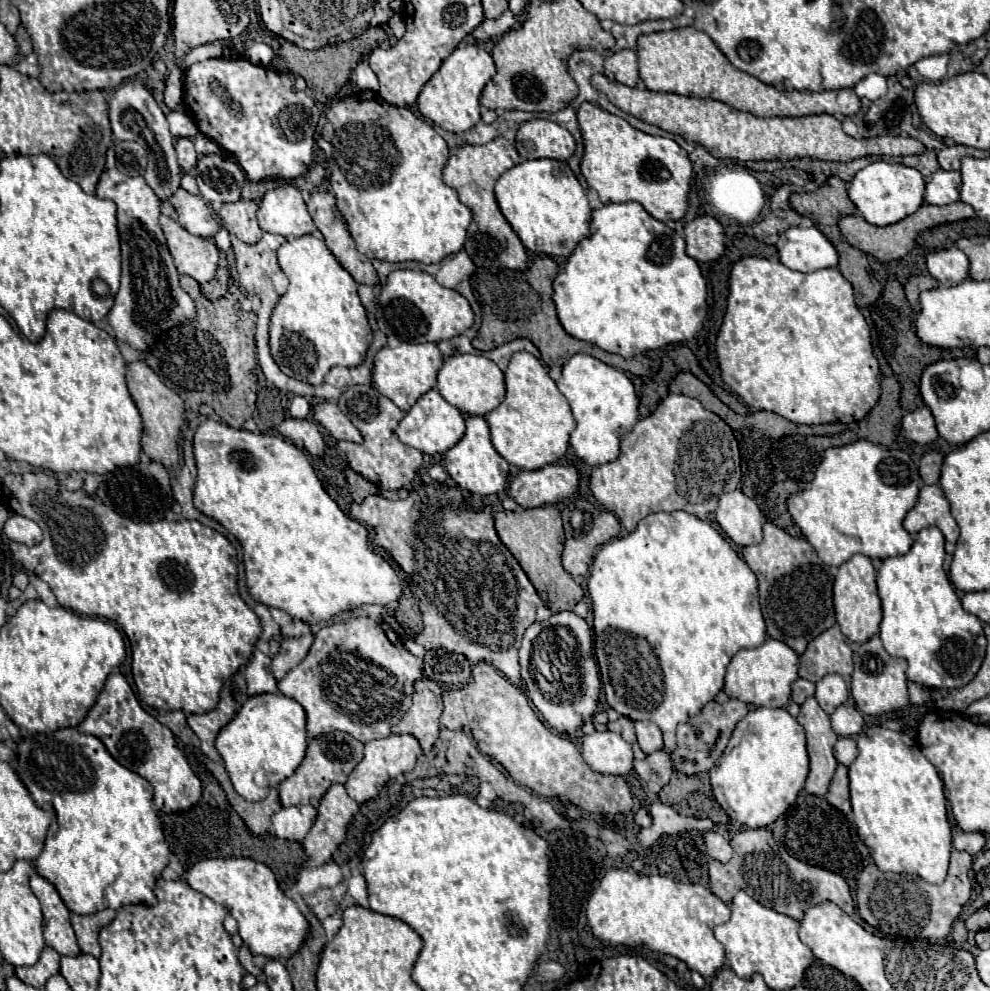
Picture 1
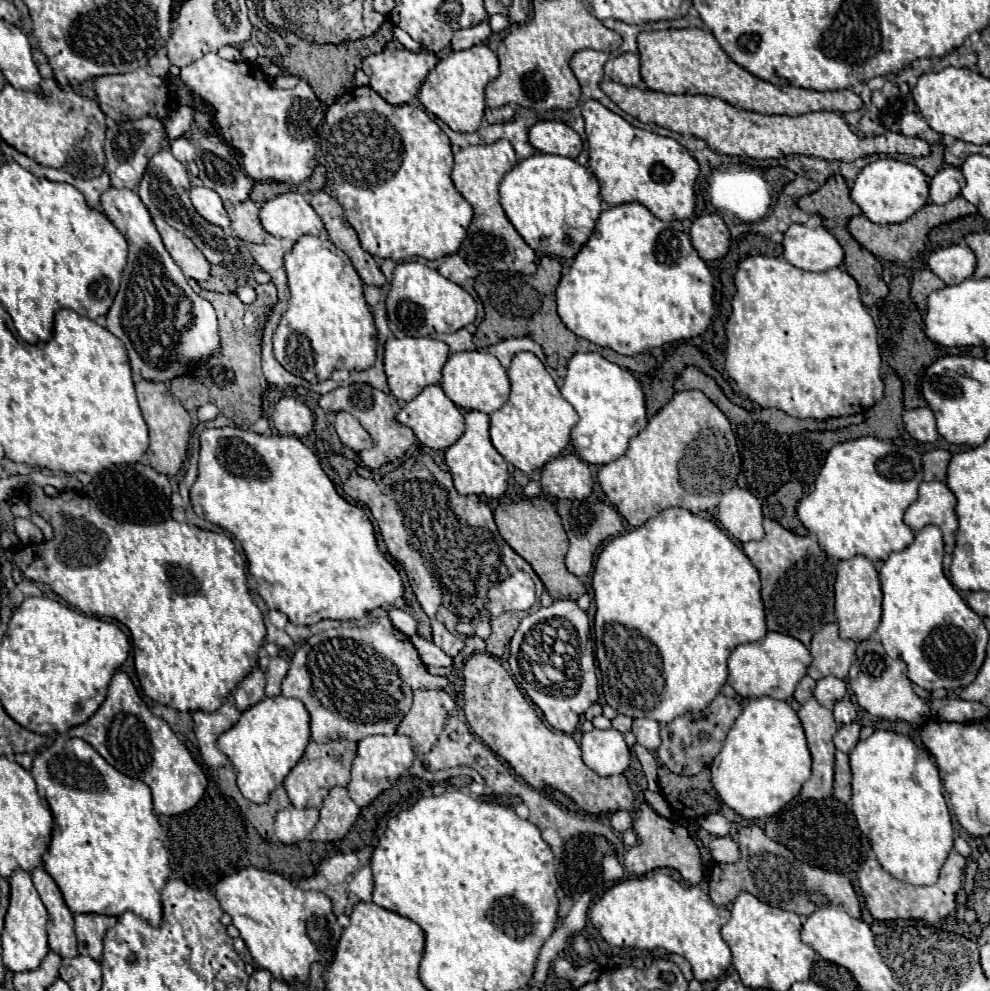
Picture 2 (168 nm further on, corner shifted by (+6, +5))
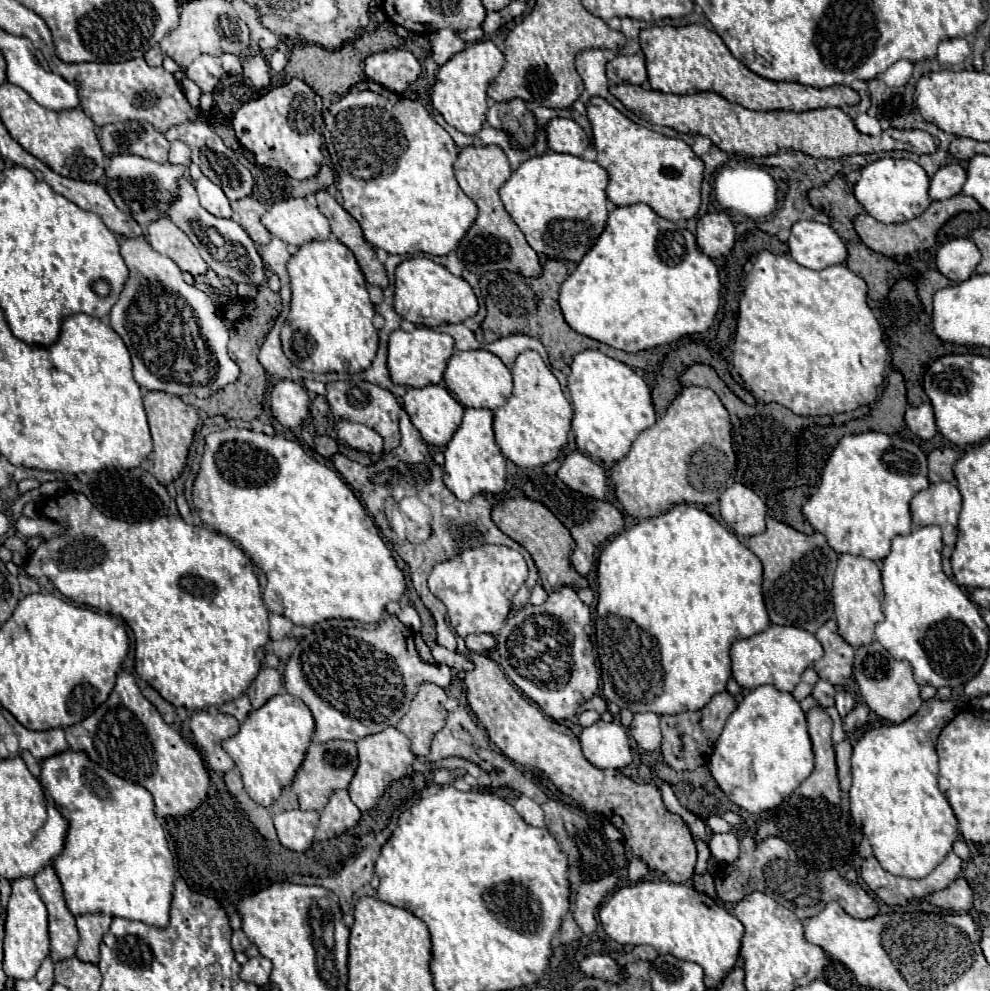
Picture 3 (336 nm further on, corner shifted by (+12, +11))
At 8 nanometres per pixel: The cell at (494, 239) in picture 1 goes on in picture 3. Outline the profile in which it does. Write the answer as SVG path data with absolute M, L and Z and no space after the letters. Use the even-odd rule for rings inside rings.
M498 146L464 148L464 150L460 150L460 154L454 162L454 172L456 172L456 180L458 180L460 188L464 190L464 194L470 196L478 206L478 218L456 250L458 258L464 262L466 270L474 272L476 276L482 276L484 272L510 270L510 272L518 272L528 278L538 278L542 274L540 260L538 260L536 252L530 248L530 244L526 242L522 230L516 226L516 222L506 212L506 208L498 196L498 190L512 174L512 168L510 168L508 158L502 152L502 148L498 148Z

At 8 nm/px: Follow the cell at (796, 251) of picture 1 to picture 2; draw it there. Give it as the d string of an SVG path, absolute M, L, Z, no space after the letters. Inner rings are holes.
M790 224L782 240L784 258L802 270L824 272L836 268L844 260L844 250L836 238L822 226L808 228L804 224Z

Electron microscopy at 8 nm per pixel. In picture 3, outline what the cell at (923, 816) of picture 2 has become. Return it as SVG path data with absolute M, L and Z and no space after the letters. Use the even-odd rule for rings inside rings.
M938 698L923 702L920 710L904 720L902 724L890 724L868 730L854 746L852 754L852 788L850 788L850 808L854 822L866 834L876 860L894 876L906 878L924 878L928 876L952 850L952 844L958 840L958 820L938 790L938 756L936 740L940 730L950 722L964 704L958 700L942 702Z

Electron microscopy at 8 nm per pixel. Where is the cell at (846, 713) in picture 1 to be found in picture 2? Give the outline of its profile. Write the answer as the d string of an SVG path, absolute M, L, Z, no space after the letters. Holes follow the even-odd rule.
M848 698L836 702L836 706L834 706L834 720L838 724L850 724L850 722L856 720L856 708L854 708L854 704Z

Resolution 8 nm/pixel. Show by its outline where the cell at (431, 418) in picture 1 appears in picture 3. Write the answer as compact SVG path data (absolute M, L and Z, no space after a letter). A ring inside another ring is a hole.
M430 384L424 388L408 388L408 392L402 398L402 406L408 412L412 424L420 430L422 438L434 446L446 446L452 440L458 426L462 424L462 416L464 416L464 406L442 384Z

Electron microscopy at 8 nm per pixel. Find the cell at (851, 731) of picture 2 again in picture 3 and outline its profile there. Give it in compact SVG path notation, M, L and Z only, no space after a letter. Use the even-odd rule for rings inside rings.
M858 704L858 706L850 712L850 716L844 718L844 730L850 732L850 730L856 730L856 728L864 726L866 720L868 720L868 714L870 714L870 708L868 708L866 704Z

